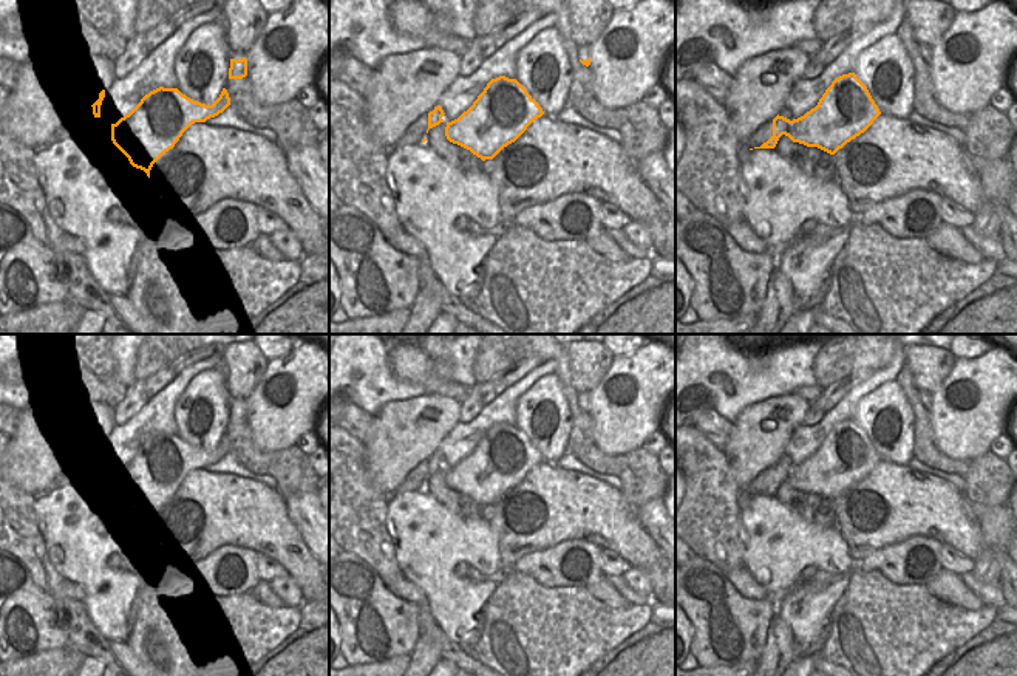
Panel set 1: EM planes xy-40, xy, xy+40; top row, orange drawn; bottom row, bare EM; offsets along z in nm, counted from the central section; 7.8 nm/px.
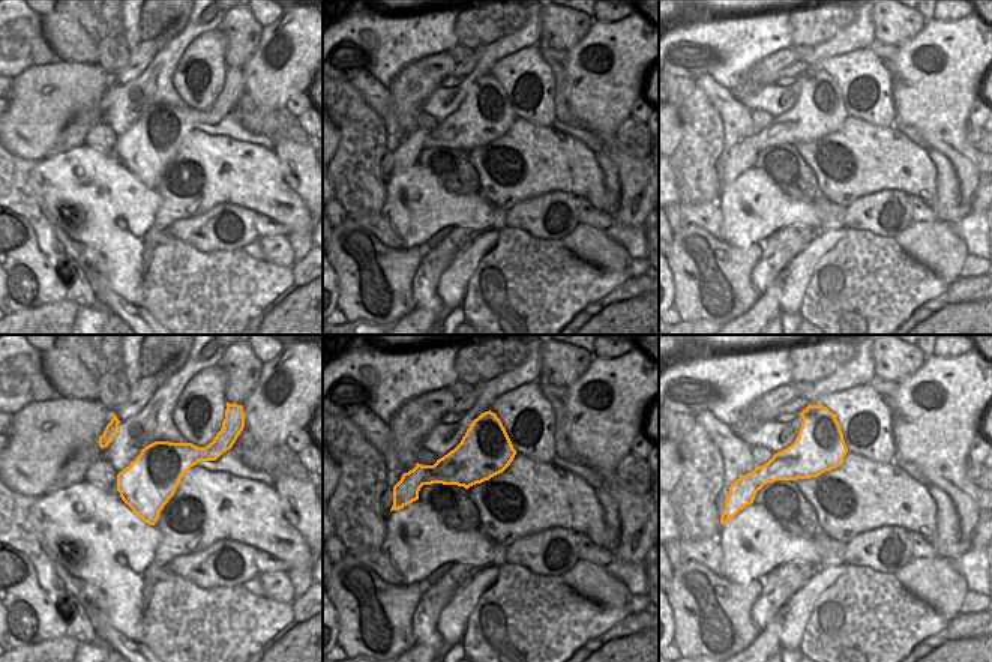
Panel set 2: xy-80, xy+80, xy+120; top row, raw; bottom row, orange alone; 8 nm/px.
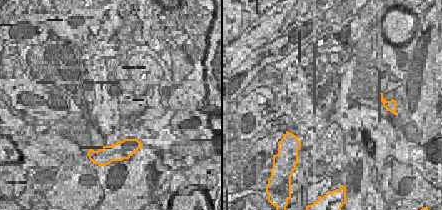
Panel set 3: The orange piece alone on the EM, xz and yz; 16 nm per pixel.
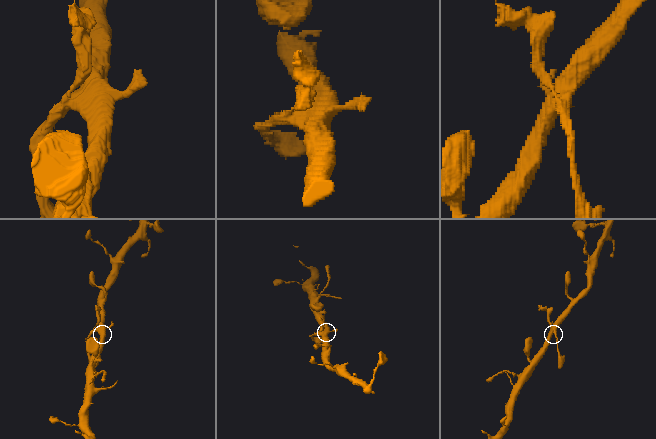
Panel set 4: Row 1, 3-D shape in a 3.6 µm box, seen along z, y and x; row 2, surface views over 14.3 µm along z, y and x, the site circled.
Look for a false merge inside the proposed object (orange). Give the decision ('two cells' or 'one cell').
one cell

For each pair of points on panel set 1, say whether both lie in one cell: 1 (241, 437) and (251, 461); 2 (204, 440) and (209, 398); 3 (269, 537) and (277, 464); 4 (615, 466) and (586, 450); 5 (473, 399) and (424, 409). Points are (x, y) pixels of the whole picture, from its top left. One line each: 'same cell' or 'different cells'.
1: same cell
2: same cell
3: different cells
4: same cell
5: different cells

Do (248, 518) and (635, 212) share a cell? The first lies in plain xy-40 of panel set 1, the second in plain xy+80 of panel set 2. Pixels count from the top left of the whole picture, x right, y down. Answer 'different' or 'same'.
different

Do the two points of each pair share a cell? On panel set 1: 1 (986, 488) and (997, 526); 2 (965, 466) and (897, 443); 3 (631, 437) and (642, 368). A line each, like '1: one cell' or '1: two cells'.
1: two cells
2: two cells
3: one cell

